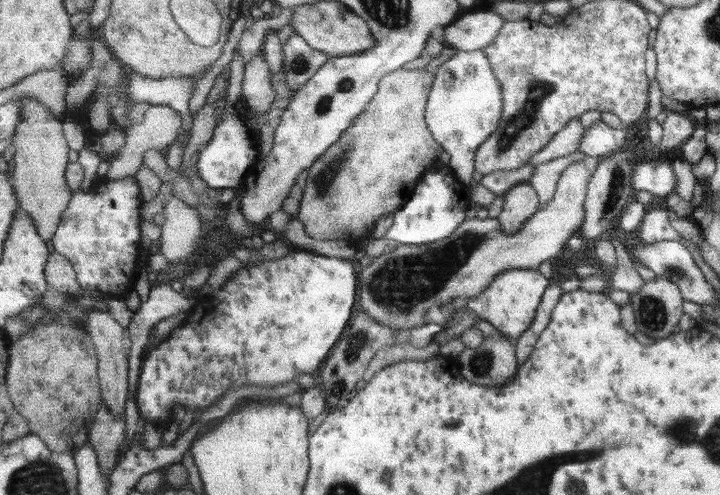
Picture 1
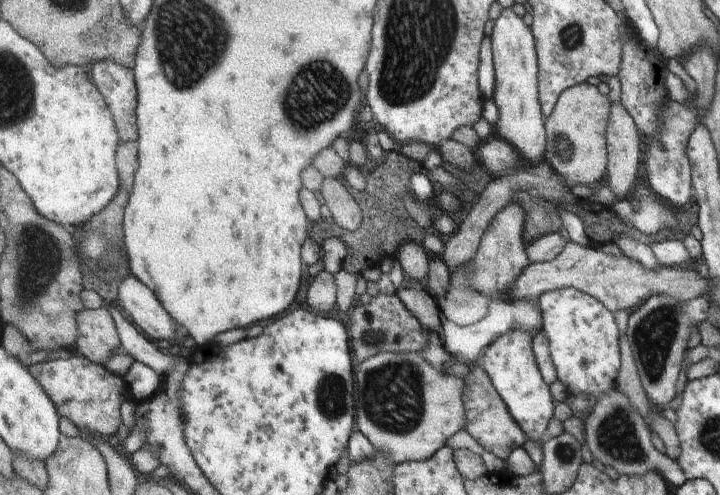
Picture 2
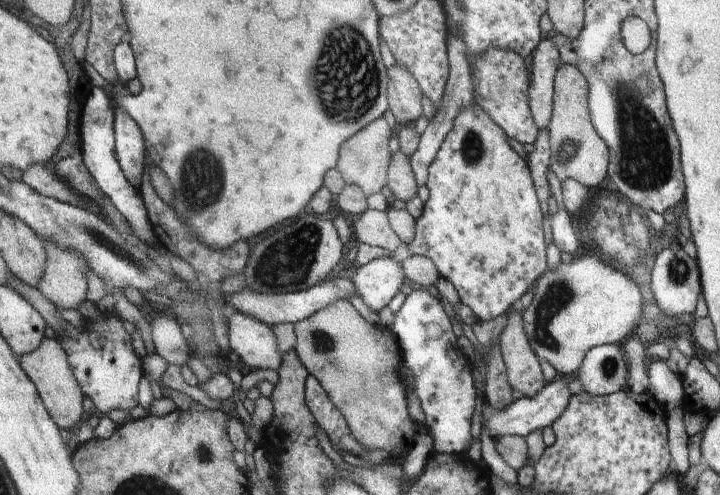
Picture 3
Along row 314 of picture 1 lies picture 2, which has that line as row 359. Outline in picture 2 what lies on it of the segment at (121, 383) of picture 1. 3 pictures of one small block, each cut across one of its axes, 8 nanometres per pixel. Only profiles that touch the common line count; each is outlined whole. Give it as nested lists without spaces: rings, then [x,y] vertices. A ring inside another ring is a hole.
[[[102,306],[97,310],[81,310],[76,324],[79,331],[76,352],[95,364],[109,362],[113,352],[122,346],[115,320]]]

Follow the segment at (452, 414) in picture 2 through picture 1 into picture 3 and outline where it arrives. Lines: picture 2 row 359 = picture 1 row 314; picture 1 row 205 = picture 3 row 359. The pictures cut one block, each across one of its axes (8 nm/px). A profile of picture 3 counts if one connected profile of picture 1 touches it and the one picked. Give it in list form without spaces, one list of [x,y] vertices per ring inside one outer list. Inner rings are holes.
[[[574,256],[569,264],[559,264],[556,270],[546,269],[531,288],[531,304],[522,313],[524,332],[538,360],[548,361],[556,372],[571,374],[580,368],[584,353],[598,345],[621,345],[633,336],[635,322],[641,314],[641,296],[637,286],[621,272],[605,266],[597,256]]]

